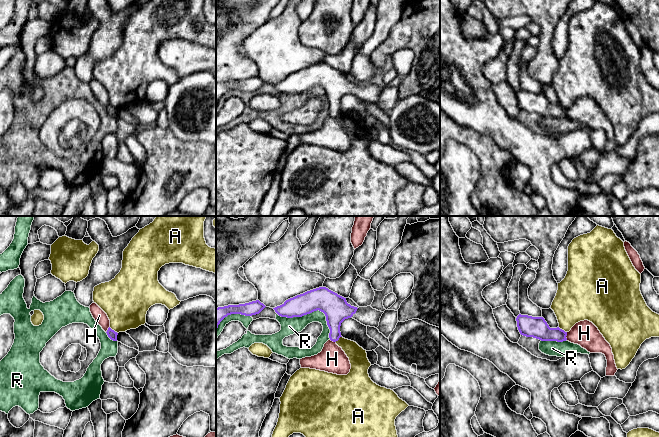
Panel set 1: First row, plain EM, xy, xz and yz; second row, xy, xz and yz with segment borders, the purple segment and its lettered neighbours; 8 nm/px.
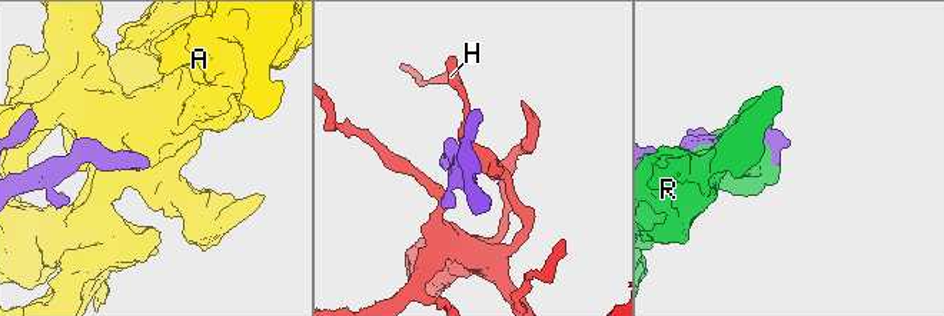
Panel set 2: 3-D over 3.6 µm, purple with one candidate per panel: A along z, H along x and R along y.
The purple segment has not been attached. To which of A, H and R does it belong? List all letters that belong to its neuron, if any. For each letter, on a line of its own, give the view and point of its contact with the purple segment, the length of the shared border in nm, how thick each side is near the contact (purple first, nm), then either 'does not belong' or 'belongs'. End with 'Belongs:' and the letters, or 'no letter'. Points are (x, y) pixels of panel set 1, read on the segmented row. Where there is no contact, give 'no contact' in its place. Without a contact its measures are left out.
A: meets purple in xy at (113, 330); contact 90 nm long; 70 nm thick on the purple side, 360 nm on the other; does not belong
H: meets purple in yz at (566, 335); contact 60 nm long; 170 nm thick on the purple side, 200 nm on the other; does not belong
R: meets purple in xz at (313, 311); contact 480 nm long; 200 nm thick on the purple side, 140 nm on the other; does not belong
Belongs: no letter

